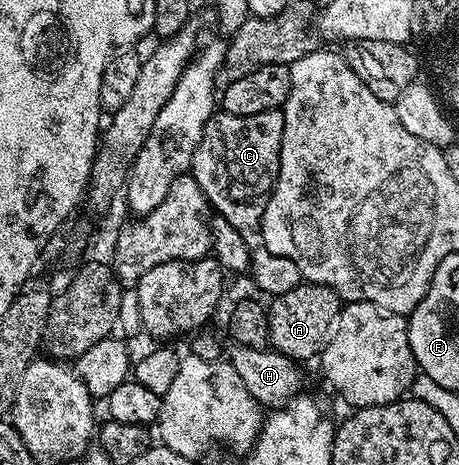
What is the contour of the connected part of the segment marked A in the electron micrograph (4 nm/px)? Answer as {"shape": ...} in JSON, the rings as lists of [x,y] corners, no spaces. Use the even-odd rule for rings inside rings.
{"shape":[[[310,282],[299,283],[295,290],[272,297],[267,304],[271,348],[296,362],[320,357],[342,307],[343,301],[335,290]]]}

